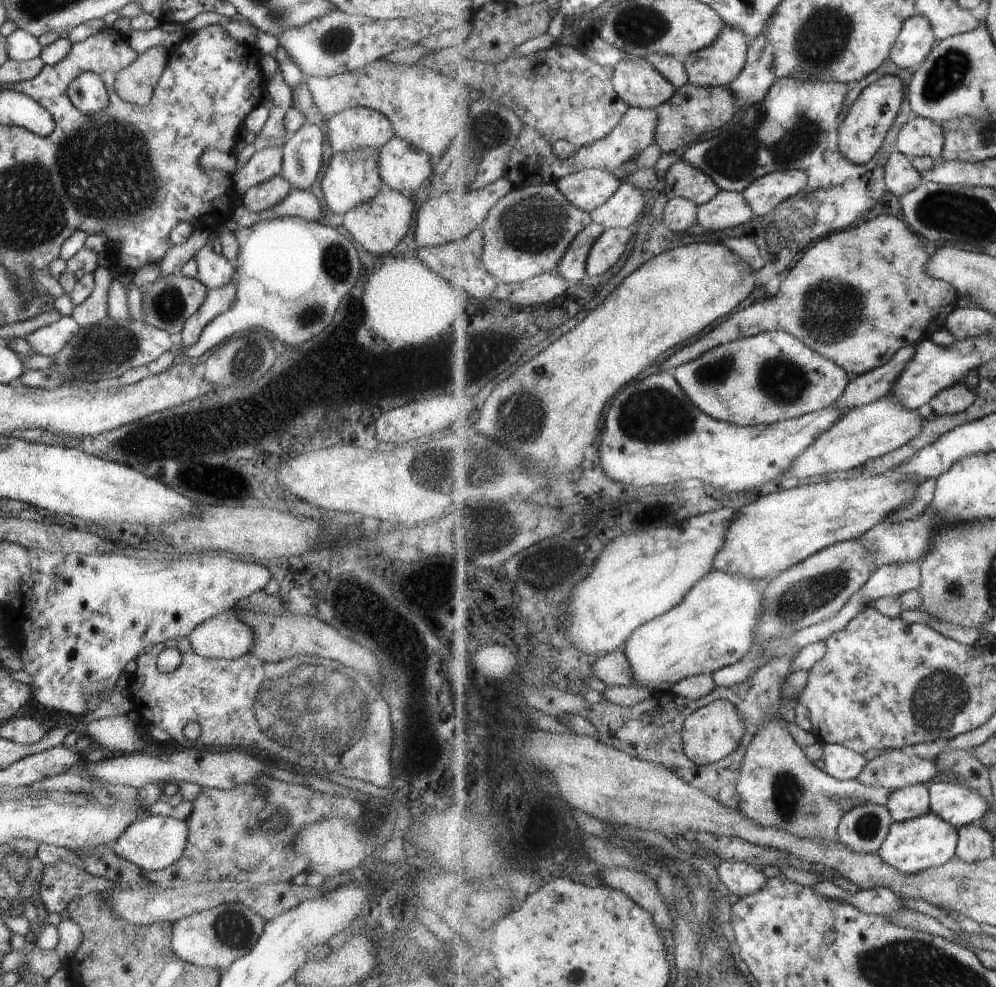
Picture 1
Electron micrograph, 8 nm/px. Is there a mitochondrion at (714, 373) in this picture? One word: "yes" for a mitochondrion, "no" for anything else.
yes

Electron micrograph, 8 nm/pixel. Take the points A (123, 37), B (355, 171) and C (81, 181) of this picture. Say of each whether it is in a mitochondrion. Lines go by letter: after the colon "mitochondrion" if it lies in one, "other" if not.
A: other
B: other
C: mitochondrion

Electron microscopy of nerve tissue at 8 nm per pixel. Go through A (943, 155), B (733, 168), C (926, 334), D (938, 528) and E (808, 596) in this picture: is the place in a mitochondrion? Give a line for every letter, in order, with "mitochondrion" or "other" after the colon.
A: other
B: mitochondrion
C: other
D: other
E: mitochondrion

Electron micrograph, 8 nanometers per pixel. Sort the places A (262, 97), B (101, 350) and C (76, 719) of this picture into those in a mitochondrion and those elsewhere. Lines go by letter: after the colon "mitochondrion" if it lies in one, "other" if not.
A: other
B: mitochondrion
C: other

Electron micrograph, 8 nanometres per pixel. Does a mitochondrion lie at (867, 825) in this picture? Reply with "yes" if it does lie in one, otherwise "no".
yes

